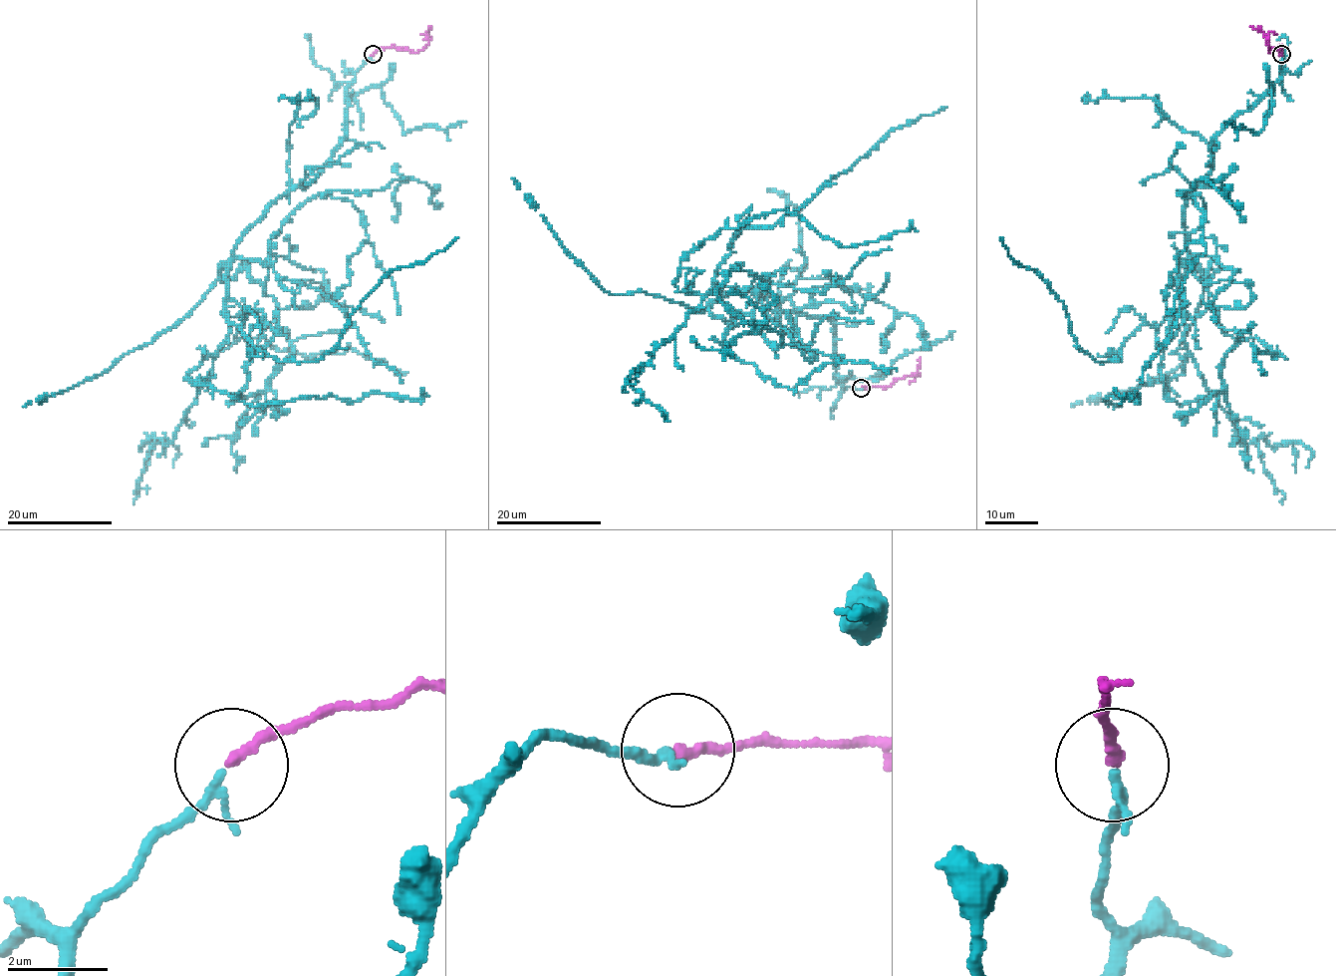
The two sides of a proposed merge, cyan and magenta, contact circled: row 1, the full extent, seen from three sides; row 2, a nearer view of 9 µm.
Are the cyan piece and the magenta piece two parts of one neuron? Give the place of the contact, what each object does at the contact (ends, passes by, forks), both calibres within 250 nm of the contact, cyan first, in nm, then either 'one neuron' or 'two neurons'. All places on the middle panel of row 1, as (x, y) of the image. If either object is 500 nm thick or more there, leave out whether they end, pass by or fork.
place (861, 388); cyan passes by; magenta ends; calibres 120 and 220 nm; one neuron

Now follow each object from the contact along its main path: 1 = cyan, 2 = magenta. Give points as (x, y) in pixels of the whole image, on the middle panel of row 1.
1: (860, 389), (835, 377), (828, 317), (757, 292), (680, 292), (680, 260), (765, 213), (844, 247), (910, 221)
2: (861, 389), (887, 387), (897, 379), (917, 374), (920, 358)

